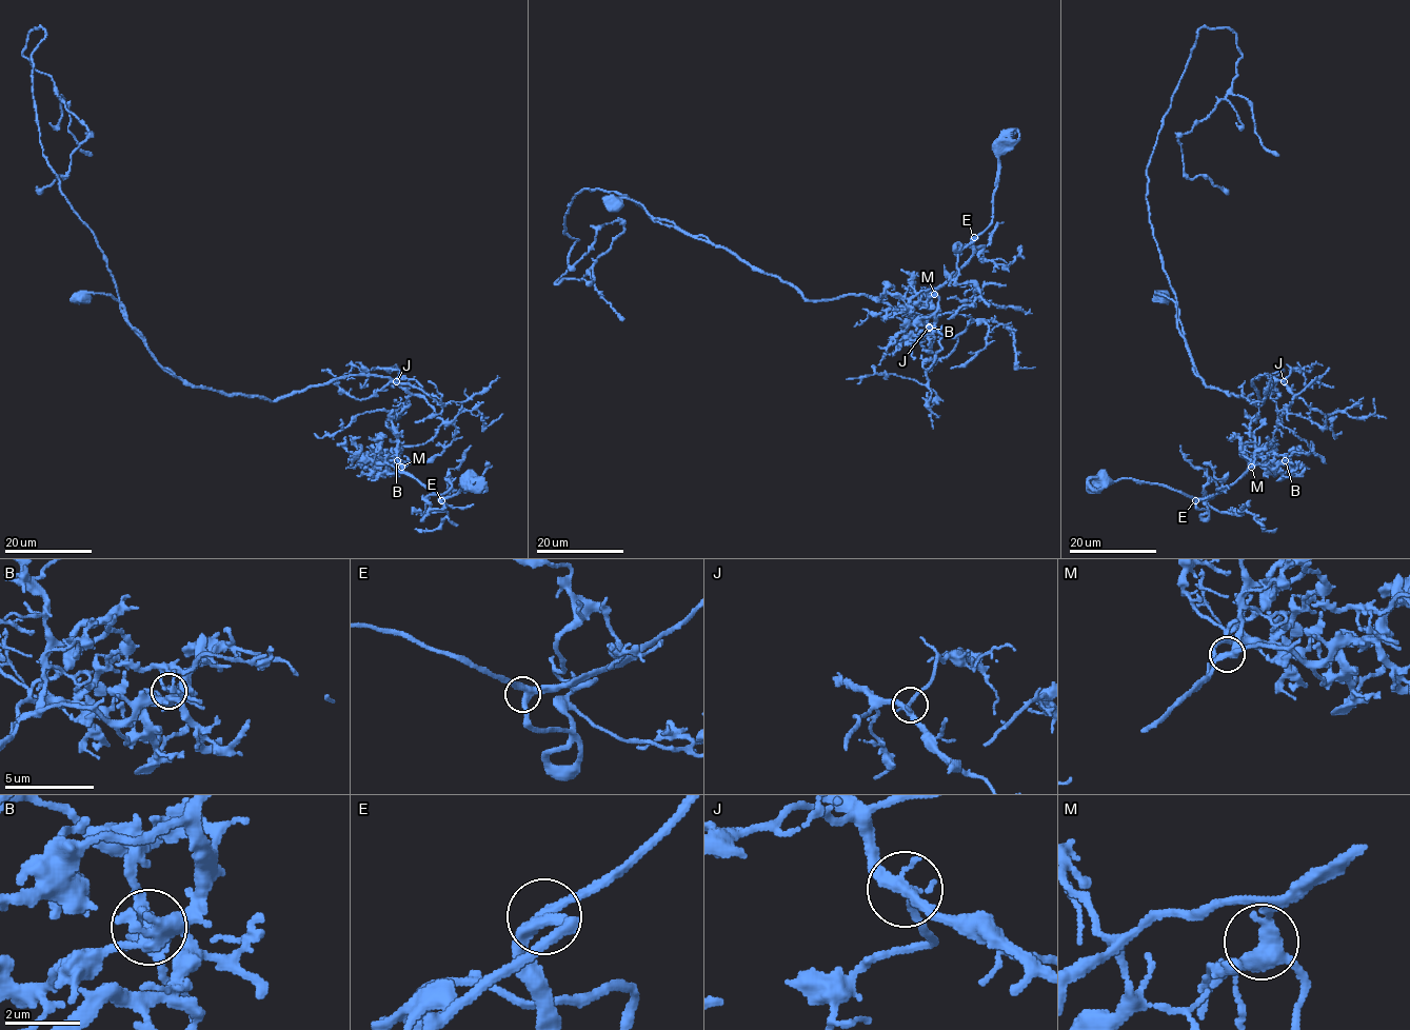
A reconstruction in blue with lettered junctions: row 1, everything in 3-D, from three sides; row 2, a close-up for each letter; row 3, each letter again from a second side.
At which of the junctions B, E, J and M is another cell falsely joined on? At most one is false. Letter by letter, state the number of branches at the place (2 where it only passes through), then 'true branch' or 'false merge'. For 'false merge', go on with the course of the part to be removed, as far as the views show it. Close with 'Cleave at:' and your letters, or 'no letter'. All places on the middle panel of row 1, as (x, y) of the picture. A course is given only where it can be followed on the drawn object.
B: 3 | false merge | (929, 328), (975, 320), (809, 300), (598, 187), (555, 284), (624, 230), (570, 271)
E: 3 | true branch
J: 3 | true branch
M: 3 | true branch
Cleave at: B

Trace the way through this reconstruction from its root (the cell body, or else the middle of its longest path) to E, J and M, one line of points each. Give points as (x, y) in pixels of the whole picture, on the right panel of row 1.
E: (1158, 295), (1207, 387), (1255, 401), (1269, 375), (1294, 394), (1270, 446), (1285, 461), (1195, 500)
J: (1158, 295), (1177, 308), (1191, 361), (1207, 387), (1255, 401), (1252, 381), (1257, 375), (1284, 381)
M: (1158, 295), (1207, 387), (1255, 401), (1269, 375), (1294, 394), (1270, 446), (1285, 461), (1251, 467)

